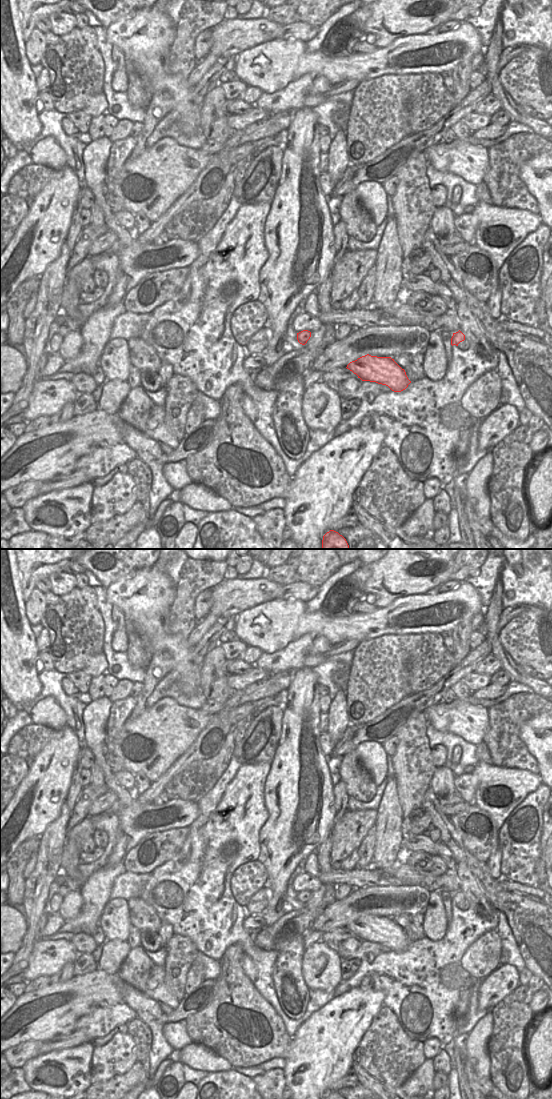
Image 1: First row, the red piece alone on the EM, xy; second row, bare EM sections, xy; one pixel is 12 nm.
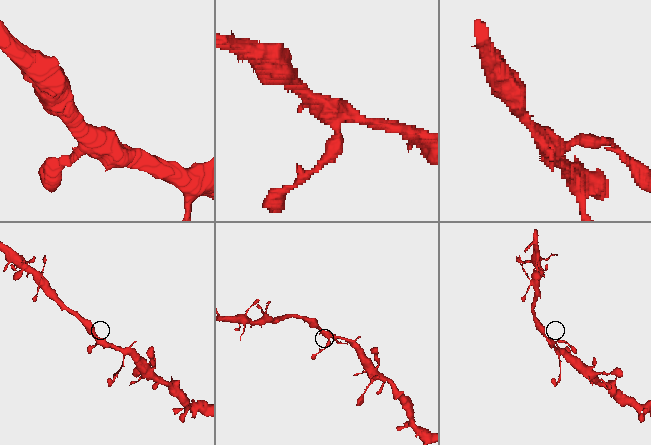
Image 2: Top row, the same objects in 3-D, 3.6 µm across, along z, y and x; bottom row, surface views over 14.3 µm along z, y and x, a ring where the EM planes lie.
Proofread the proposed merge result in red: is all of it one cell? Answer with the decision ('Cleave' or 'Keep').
Keep.

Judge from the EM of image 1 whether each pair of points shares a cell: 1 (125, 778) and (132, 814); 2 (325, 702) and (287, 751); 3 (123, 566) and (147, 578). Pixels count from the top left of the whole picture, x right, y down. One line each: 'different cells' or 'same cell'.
1: different cells
2: different cells
3: different cells

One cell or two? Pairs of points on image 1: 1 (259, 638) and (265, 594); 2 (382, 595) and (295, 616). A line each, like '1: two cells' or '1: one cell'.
1: two cells
2: two cells

